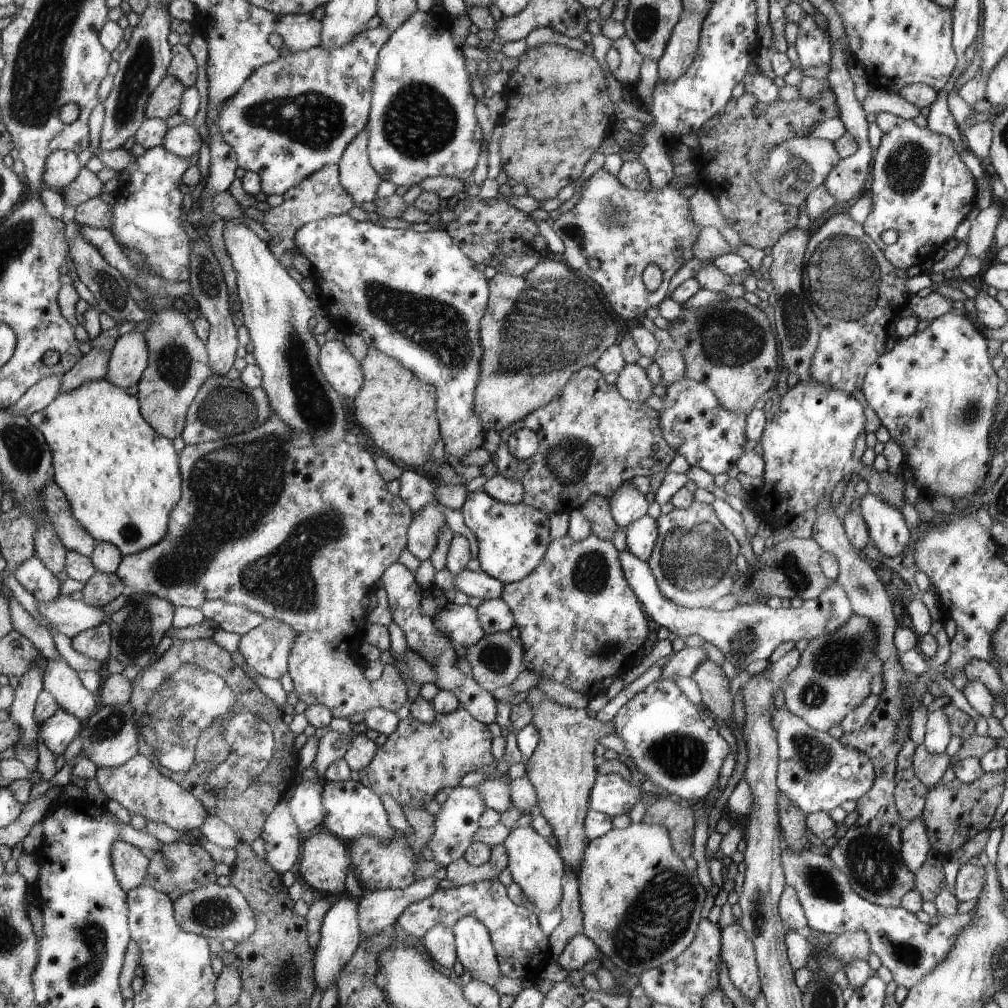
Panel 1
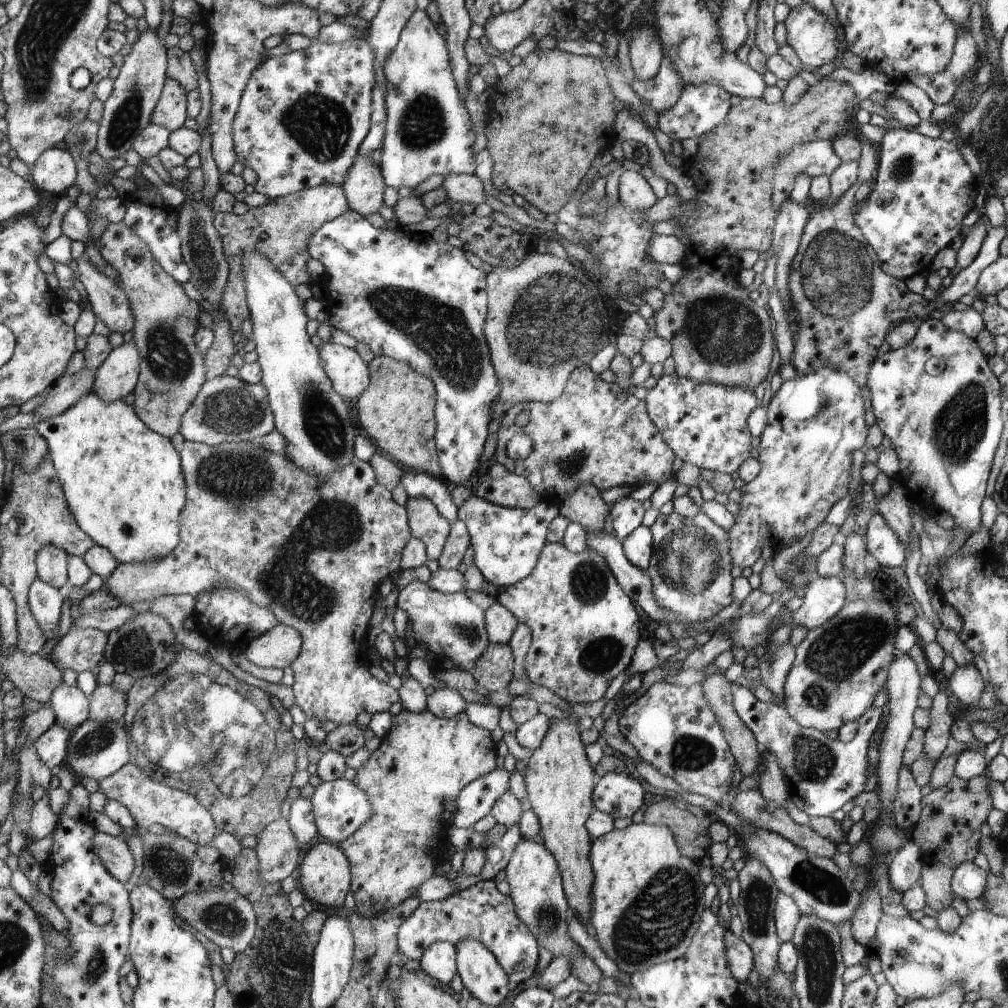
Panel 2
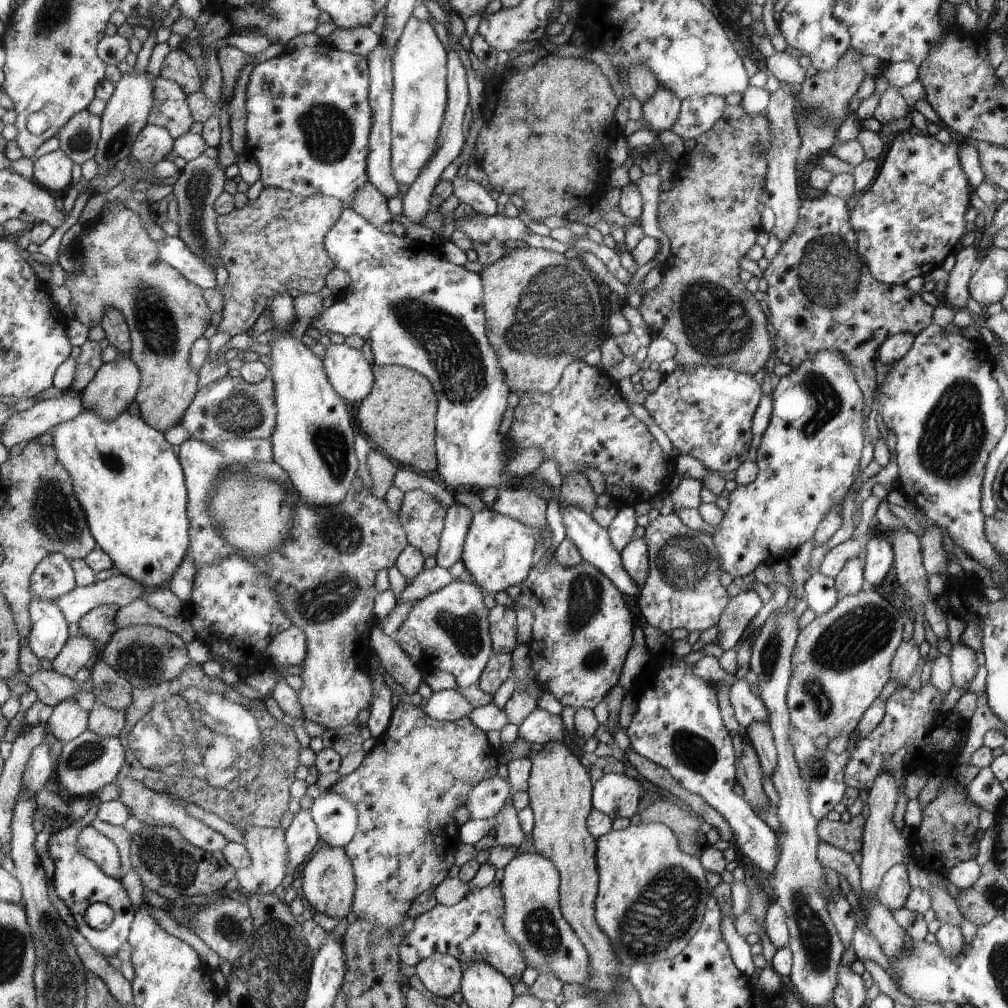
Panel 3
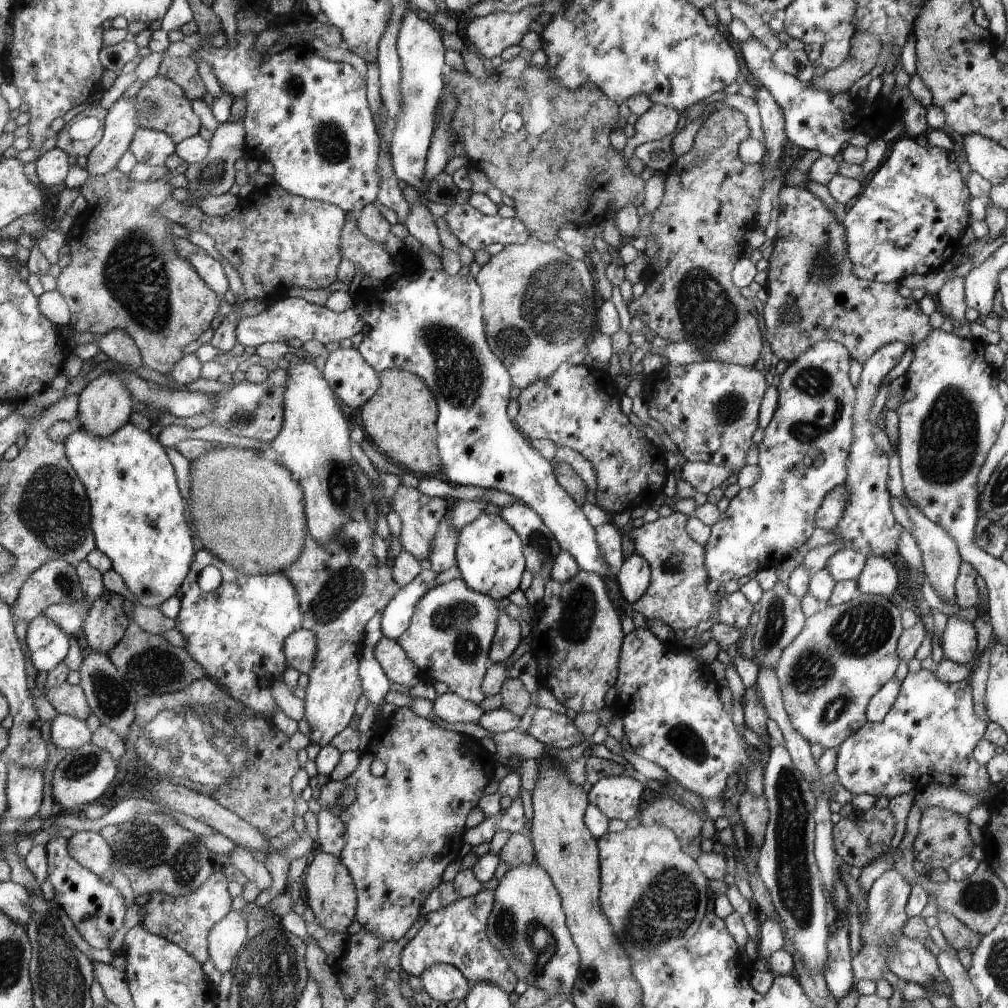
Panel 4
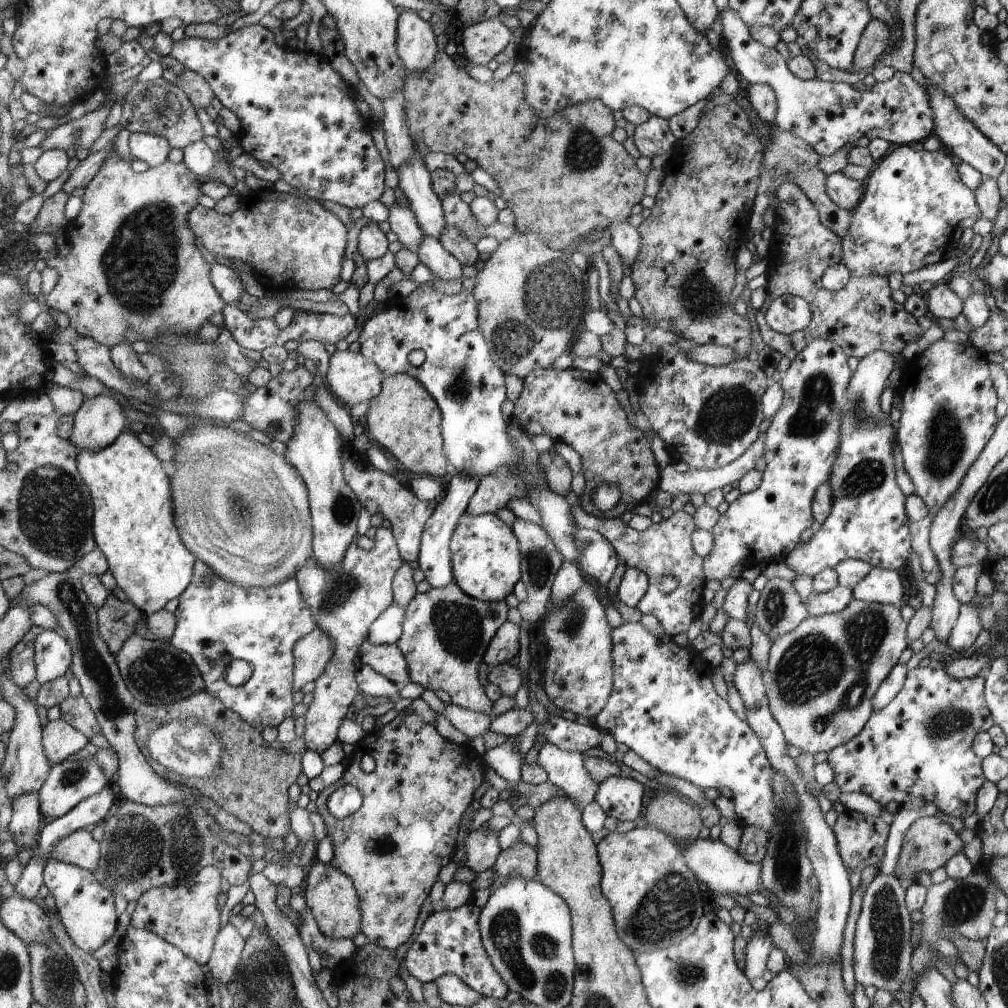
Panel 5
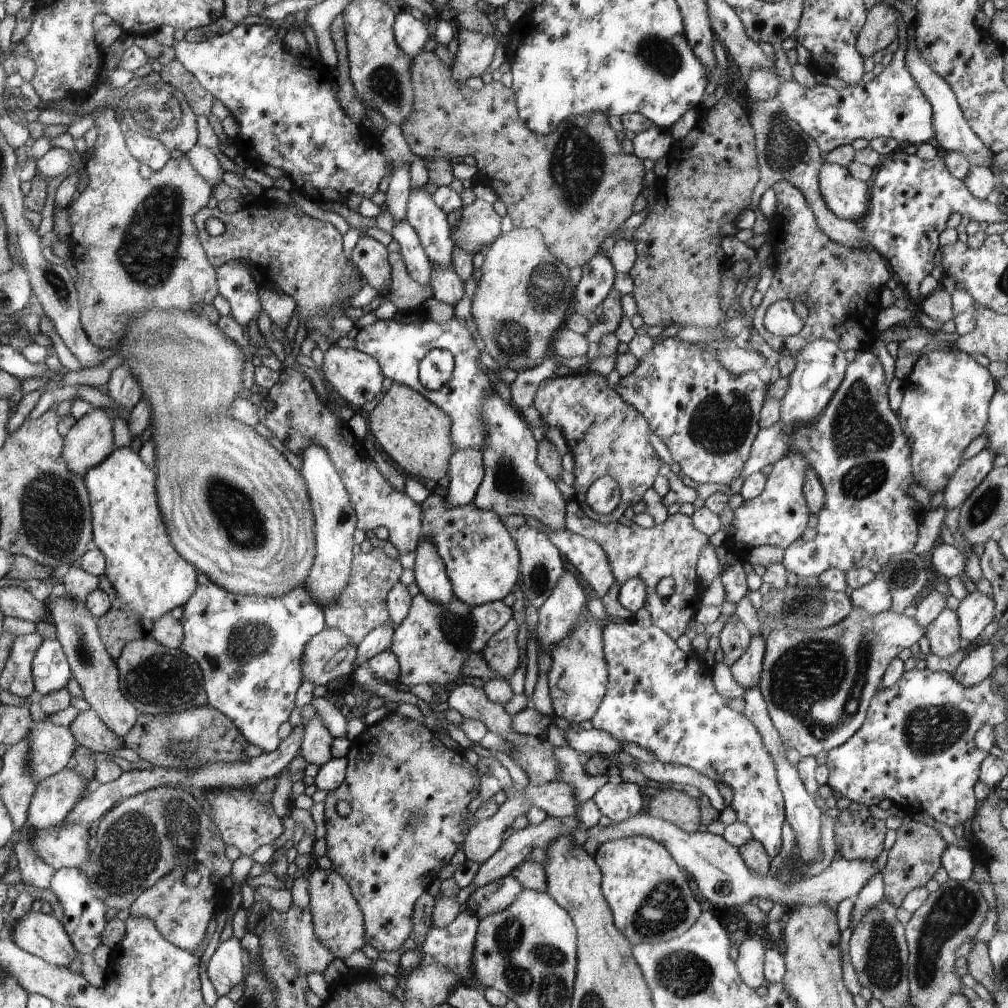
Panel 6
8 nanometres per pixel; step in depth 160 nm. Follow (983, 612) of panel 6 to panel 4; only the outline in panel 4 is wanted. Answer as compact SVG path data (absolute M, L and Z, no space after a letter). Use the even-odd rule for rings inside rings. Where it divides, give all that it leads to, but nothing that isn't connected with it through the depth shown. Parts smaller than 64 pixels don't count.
M958 612L953 613L941 634L944 656L958 664L970 664L978 656L976 636L973 622L962 620Z

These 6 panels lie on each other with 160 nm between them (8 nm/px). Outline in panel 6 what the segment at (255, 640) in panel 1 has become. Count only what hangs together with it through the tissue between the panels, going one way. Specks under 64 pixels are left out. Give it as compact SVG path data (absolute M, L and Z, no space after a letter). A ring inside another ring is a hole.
M327 626L309 640L303 655L306 680L326 685L338 676L348 676L355 669L357 646L341 630Z

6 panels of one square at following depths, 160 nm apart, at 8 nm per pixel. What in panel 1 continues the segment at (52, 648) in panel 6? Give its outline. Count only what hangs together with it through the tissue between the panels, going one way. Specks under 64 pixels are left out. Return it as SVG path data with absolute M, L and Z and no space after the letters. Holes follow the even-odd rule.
M36 554L25 560L14 576L38 603L50 602L62 595L58 578L46 568Z

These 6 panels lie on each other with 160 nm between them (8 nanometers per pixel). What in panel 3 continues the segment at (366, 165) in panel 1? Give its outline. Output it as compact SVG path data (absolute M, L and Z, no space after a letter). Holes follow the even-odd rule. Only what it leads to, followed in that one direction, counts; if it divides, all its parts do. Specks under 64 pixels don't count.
M370 182L358 190L355 202L350 208L356 210L378 229L393 220L387 198Z

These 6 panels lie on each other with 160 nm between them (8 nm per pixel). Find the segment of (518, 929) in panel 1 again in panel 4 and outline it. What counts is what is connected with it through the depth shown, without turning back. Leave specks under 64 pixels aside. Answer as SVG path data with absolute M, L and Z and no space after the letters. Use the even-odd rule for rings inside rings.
M482 889L473 897L458 899L446 908L425 913L426 924L402 951L402 968L408 976L420 976L436 963L456 967L471 983L475 981L498 985L511 994L517 983L517 976L502 953L494 948L489 939L488 920L493 911L495 894Z

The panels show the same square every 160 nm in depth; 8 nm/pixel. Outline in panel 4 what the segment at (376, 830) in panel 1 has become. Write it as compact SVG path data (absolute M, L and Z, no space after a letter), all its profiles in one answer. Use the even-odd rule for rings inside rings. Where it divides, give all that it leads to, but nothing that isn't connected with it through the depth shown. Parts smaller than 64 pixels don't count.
M323 807L317 821L319 829L316 846L325 853L339 857L347 841L345 824L340 820L338 813L335 814Z

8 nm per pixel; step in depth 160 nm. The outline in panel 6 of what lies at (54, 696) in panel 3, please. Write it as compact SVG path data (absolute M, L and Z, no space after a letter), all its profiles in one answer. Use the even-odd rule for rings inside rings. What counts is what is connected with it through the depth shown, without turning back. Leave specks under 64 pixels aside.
M92 708L79 713L69 729L78 745L84 745L97 753L114 752L124 747L123 740L102 722Z

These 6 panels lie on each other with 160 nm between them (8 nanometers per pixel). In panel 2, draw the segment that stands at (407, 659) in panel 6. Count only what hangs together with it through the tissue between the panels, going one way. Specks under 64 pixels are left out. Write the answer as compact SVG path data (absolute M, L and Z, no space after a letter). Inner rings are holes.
M413 581L397 596L397 606L408 614L412 624L414 640L440 657L450 658L462 671L471 673L484 652L490 648L488 628L485 624L485 611L474 603L465 591L441 593L431 589L428 584Z

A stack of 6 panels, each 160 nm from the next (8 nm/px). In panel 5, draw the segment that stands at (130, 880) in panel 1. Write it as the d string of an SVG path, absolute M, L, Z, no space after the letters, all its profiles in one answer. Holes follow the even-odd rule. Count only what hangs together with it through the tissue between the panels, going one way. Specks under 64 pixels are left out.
M80 829L61 838L54 845L50 856L93 872L101 858L101 844L94 840L91 832Z

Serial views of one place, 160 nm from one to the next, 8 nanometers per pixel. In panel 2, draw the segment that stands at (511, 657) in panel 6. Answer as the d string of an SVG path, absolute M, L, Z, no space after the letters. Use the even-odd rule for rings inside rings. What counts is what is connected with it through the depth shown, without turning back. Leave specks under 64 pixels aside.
M498 601L485 610L485 624L492 644L509 644L514 631L520 626L517 616Z

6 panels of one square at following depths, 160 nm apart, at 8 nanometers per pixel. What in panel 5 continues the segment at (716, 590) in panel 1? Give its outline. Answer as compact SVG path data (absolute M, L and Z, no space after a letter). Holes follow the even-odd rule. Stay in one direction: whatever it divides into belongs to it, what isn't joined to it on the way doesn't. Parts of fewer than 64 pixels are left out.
M580 505L572 507L575 525L581 529L597 530L615 548L619 562L624 562L627 568L645 572L649 578L646 594L635 606L642 614L653 614L658 618L665 634L669 637L678 636L688 630L688 624L700 619L704 610L702 588L704 575L702 574L702 557L693 548L693 534L697 529L692 515L684 511L673 512L667 519L657 524L652 523L646 530L632 529L622 517L603 519L588 514ZM672 574L678 581L678 587L671 594L664 594L659 590L662 576Z

